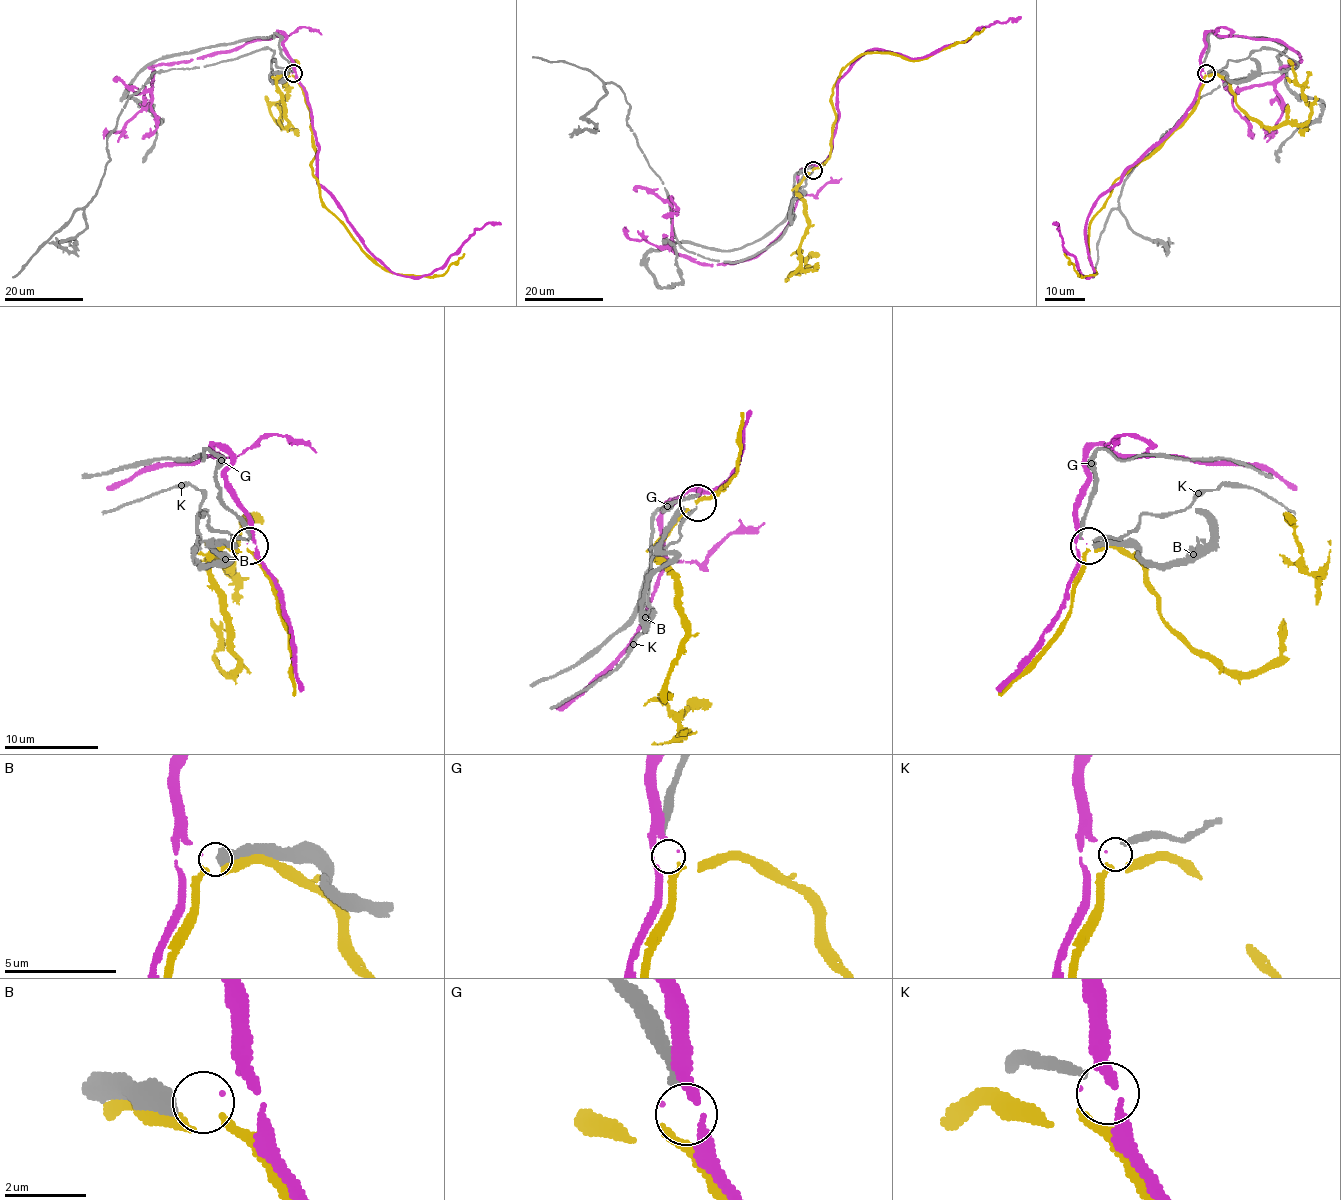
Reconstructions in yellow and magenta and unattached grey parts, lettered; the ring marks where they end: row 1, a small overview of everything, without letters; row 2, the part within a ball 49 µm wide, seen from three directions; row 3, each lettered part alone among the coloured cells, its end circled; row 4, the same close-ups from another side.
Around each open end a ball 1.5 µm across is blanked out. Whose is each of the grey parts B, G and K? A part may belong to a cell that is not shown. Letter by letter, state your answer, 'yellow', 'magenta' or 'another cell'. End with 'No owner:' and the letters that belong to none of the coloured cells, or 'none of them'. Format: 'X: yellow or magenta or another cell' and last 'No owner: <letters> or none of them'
B: magenta
G: yellow
K: another cell
No owner: K

